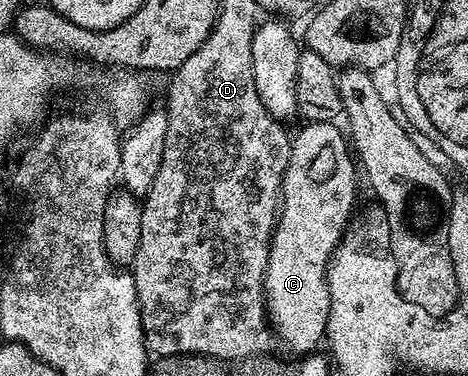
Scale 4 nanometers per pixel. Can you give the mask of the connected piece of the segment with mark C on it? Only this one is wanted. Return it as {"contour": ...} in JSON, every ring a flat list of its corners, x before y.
{"contour":[[308,123,302,124,303,128,299,132,294,132,291,145,291,156,287,162,287,168,283,174,283,190,281,192,281,206,279,209,279,221,275,224,275,232,271,238,271,248,269,249,269,261,267,262,267,272,263,282,263,294,267,300,267,313,274,330,292,347,295,353,311,353,316,350,315,347,324,342,327,334,327,318,329,317,329,285,327,284,327,265,331,262,331,254,339,246,339,240,343,238,344,231,349,226,349,220,352,218,355,207,355,171,357,175,357,163,353,158,352,148,349,146,349,139,346,134,338,131,335,123]]}

